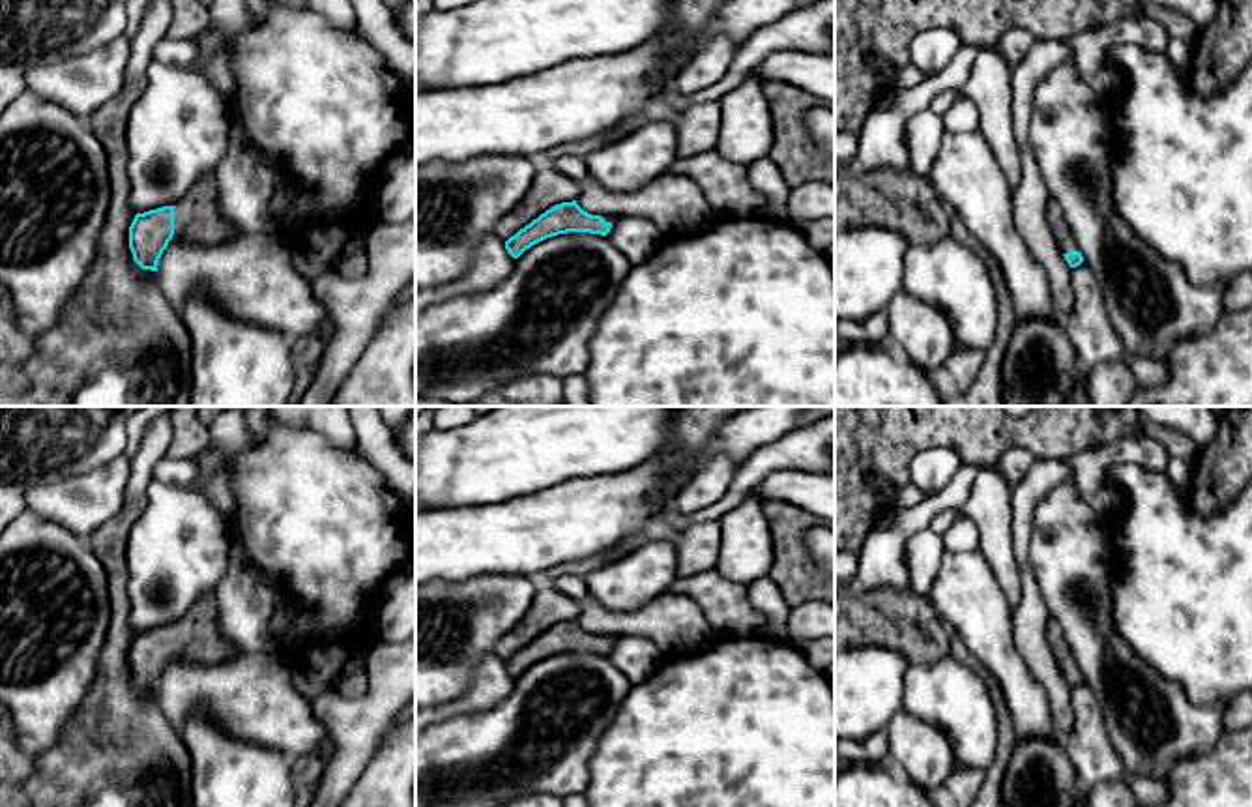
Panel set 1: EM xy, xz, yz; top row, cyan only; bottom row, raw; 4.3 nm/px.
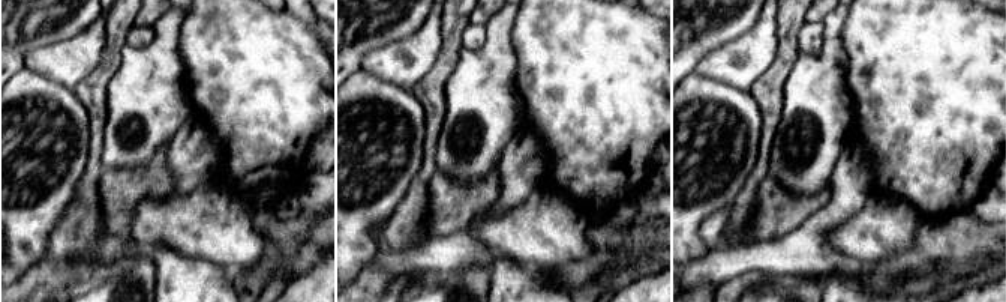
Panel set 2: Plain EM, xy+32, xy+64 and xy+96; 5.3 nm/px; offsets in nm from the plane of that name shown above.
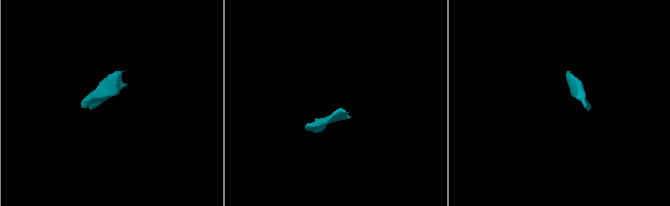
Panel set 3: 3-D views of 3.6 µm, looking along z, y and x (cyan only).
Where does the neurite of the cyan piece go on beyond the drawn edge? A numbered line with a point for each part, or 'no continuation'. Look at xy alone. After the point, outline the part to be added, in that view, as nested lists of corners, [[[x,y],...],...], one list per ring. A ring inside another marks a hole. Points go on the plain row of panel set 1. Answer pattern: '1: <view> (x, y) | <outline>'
1: xy (197, 637) | [[[208,592],[176,624],[174,655],[200,665],[221,665],[226,657],[236,657],[234,646],[221,635],[215,618],[215,592]]]

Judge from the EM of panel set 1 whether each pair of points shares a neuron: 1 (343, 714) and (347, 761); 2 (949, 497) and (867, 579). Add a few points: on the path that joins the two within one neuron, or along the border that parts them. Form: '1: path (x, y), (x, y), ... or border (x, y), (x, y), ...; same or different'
1: path (347, 725), (347, 749); same
2: path (925, 512), (882, 555); same

